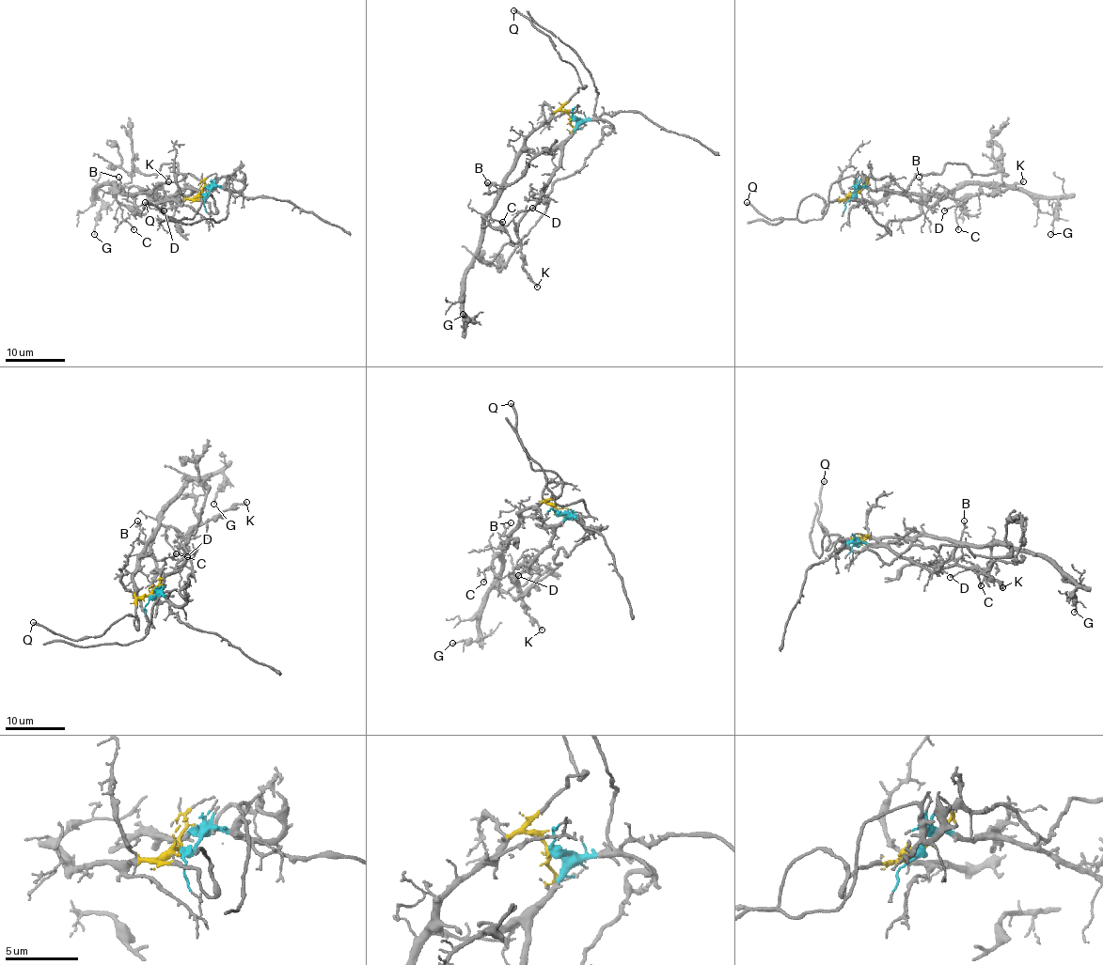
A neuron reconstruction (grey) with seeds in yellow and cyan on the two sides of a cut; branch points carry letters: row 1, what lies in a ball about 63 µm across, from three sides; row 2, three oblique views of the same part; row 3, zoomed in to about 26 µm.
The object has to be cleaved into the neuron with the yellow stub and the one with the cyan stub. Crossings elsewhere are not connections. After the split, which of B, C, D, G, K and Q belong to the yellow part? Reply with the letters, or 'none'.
B, C, G, Q

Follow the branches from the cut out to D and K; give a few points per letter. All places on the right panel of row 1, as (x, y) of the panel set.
D: (855, 194), (856, 190), (866, 187), (904, 193), (926, 205), (935, 205), (947, 197), (962, 202), (944, 210)
K: (855, 194), (858, 189), (870, 187), (904, 193), (916, 202), (935, 205), (947, 197), (1005, 192), (1023, 181)

